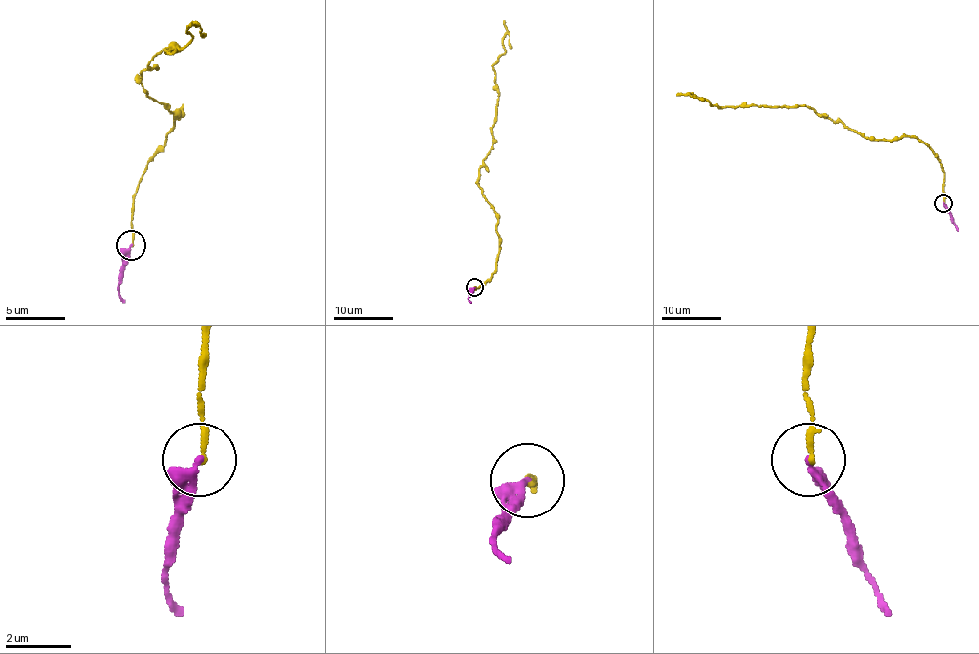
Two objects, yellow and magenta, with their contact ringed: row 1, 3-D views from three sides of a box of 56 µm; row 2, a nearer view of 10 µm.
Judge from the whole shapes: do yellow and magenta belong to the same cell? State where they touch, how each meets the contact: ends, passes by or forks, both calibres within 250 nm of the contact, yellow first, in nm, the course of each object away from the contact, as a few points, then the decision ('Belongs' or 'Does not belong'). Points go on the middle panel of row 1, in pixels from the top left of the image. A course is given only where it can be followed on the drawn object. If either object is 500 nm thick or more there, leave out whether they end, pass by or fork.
Place: (474, 287). At the ring yellow ends. At the ring magenta ends. Thickness 180 nm (yellow) against 320 nm. Course of yellow: (474, 288), (499, 257), (497, 213), (477, 178), (499, 101), (493, 66), (508, 33), (511, 48). Course of magenta: (474, 288), (469, 297), (471, 303). Does not belong

